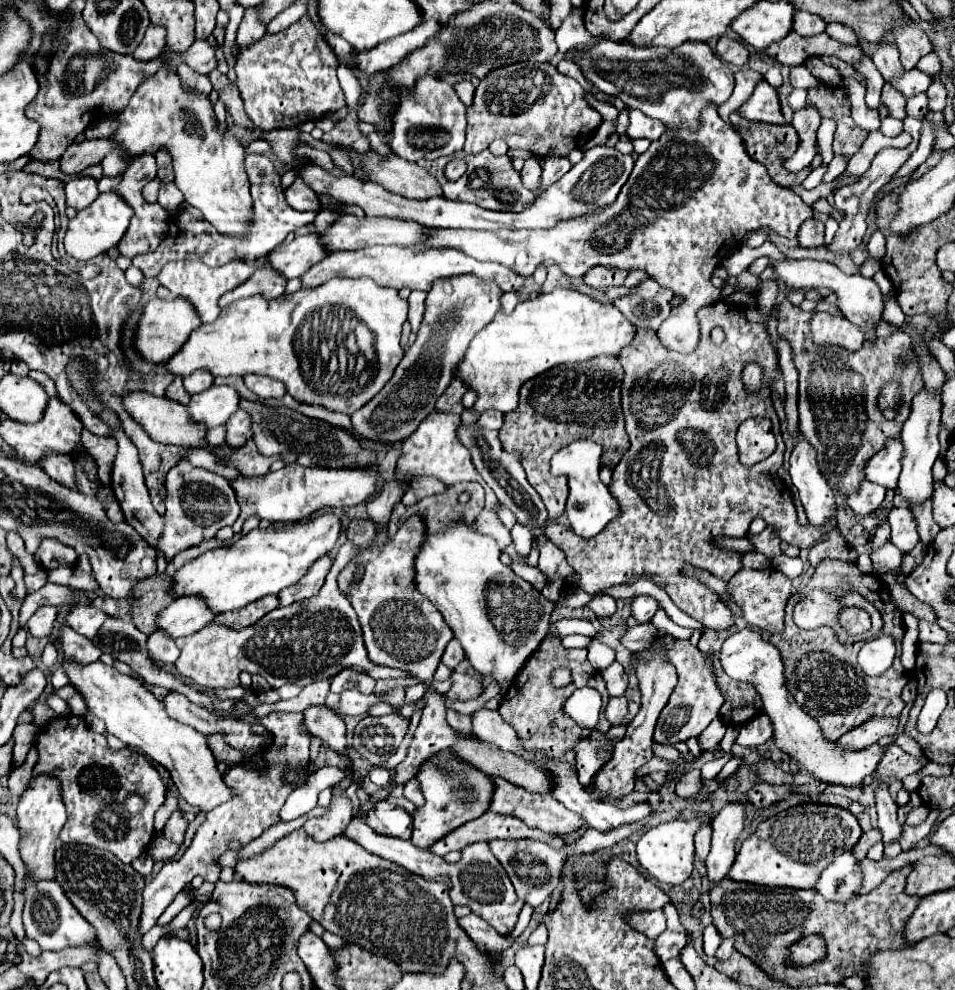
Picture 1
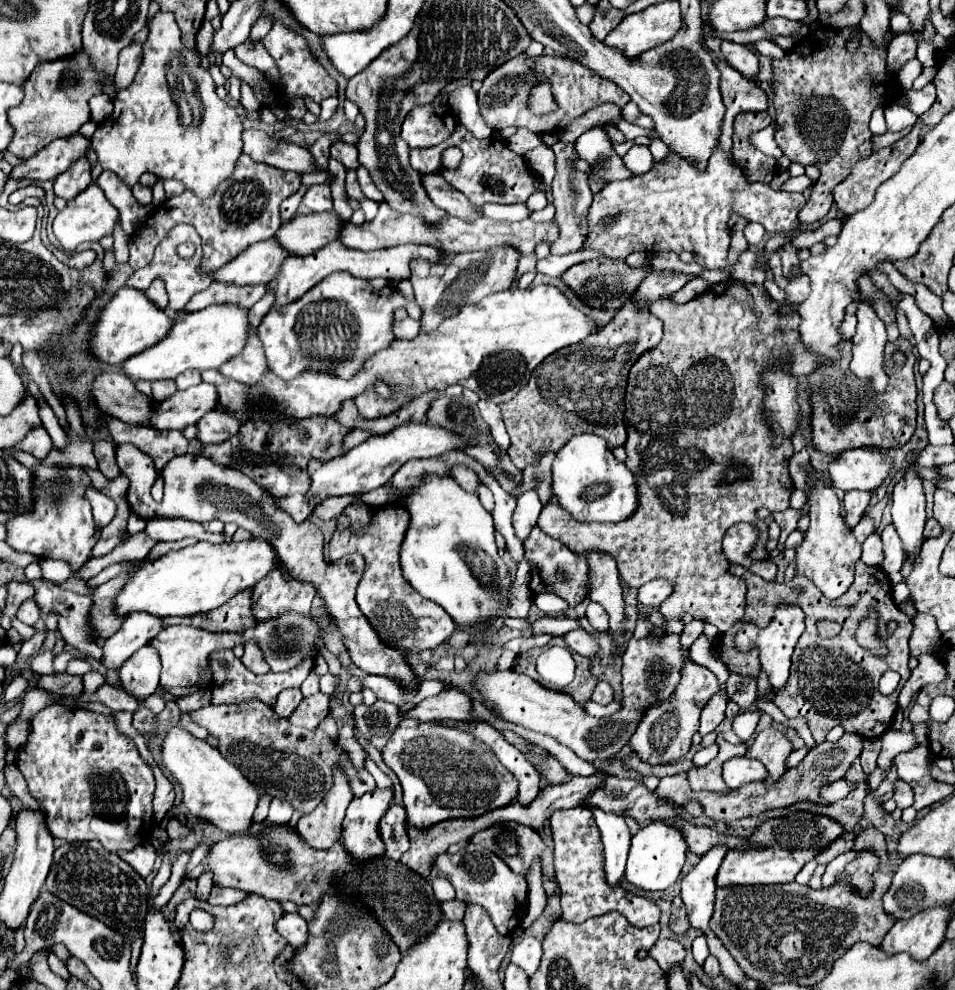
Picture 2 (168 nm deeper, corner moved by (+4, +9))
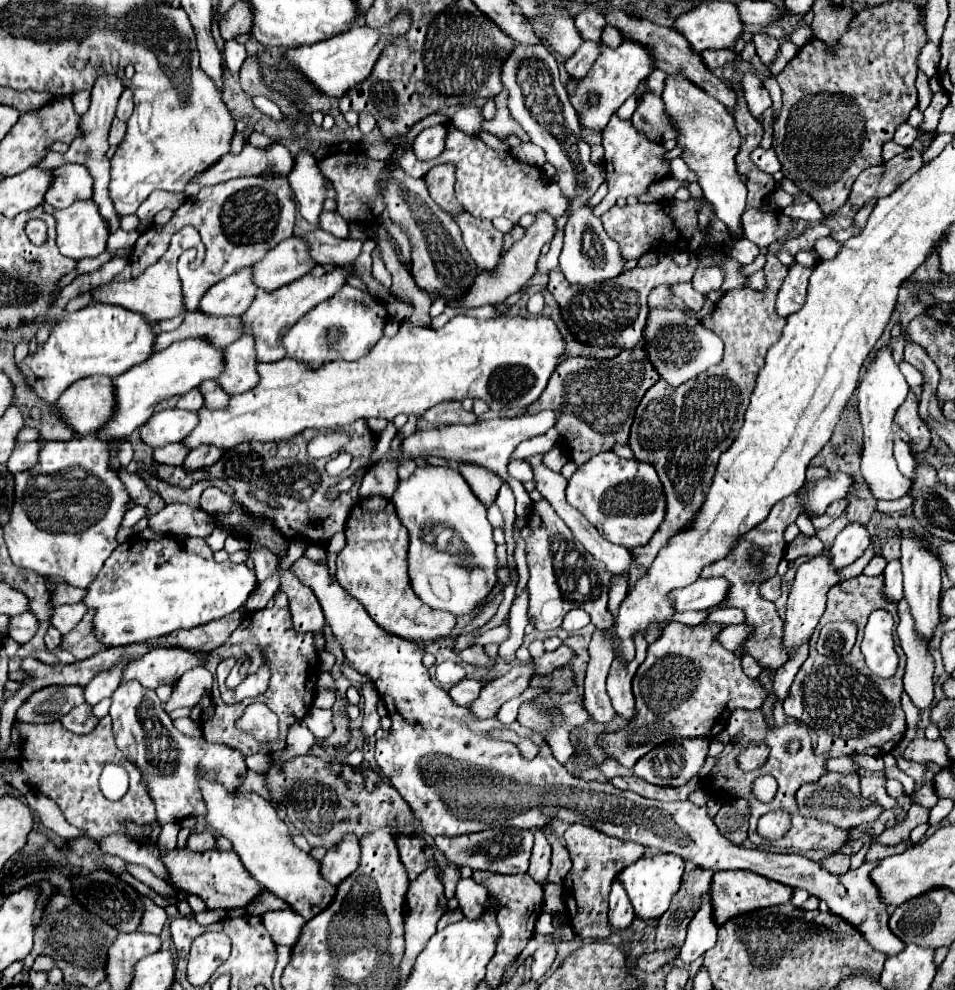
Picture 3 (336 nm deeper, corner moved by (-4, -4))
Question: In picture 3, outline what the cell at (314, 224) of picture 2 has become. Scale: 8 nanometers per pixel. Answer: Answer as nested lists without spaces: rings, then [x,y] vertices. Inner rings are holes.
[[[292,236],[268,252],[256,266],[252,266],[252,282],[266,292],[282,288],[308,274],[316,264],[308,258],[308,246]]]

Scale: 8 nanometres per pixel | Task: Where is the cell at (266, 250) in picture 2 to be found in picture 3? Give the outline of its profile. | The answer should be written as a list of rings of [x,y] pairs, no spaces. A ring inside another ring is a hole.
[[[240,270],[214,284],[200,300],[200,312],[208,316],[242,316],[252,304],[256,286],[252,286],[252,270]]]

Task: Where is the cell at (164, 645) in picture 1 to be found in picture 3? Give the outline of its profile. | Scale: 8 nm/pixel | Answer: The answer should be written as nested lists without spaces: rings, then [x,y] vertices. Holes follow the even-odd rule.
[[[124,682],[116,688],[112,694],[110,718],[114,742],[124,758],[140,768],[148,796],[154,800],[156,820],[160,824],[206,814],[206,804],[196,782],[198,772],[224,784],[228,792],[236,792],[246,776],[248,768],[240,750],[210,744],[204,738],[192,738],[176,730],[170,716],[162,708],[162,700],[154,690],[140,686],[140,682]]]

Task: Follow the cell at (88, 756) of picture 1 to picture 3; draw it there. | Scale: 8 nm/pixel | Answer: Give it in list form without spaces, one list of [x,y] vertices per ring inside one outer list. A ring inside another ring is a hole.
[[[106,716],[98,722],[98,726],[90,734],[74,734],[66,730],[58,720],[48,724],[14,724],[22,744],[20,744],[20,768],[28,774],[28,782],[34,790],[52,798],[68,824],[82,828],[88,832],[92,840],[100,840],[112,832],[124,832],[118,824],[120,818],[128,818],[136,824],[156,822],[152,800],[140,782],[140,770],[132,766],[132,762],[124,762],[120,750],[112,742],[112,720]],[[114,762],[126,768],[130,774],[130,788],[124,798],[112,802],[104,798],[98,786],[98,776],[104,764]]]

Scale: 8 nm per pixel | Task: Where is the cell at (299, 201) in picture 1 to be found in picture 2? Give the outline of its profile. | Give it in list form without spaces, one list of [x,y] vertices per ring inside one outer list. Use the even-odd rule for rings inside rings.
[[[320,183],[320,185],[310,185],[302,197],[302,207],[310,211],[328,211],[332,209],[332,199],[330,199],[330,183]]]

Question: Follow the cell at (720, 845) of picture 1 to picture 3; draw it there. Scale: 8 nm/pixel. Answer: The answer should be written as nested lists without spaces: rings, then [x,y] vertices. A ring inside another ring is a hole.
[[[706,894],[704,906],[696,912],[692,922],[688,924],[688,936],[680,950],[680,960],[684,964],[698,960],[706,950],[710,950],[716,944],[716,934],[718,934],[718,926],[716,922],[712,922],[712,906]]]

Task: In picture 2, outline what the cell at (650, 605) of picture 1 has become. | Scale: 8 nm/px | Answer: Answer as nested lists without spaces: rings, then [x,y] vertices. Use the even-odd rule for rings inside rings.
[[[650,581],[638,589],[638,603],[644,607],[658,607],[660,601],[664,601],[672,593],[672,585],[668,581]]]

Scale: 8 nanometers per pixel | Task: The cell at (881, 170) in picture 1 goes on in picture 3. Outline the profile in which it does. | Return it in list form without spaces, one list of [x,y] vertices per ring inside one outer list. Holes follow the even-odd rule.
[[[906,148],[904,154],[898,154],[880,166],[864,170],[864,174],[860,174],[860,178],[852,186],[852,194],[848,200],[858,210],[868,202],[868,198],[884,198],[892,194],[902,182],[906,182],[920,168],[922,168],[922,152]]]

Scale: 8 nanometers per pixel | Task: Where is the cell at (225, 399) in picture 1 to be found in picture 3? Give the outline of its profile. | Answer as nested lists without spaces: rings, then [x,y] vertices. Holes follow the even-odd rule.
[[[162,410],[156,412],[142,428],[140,440],[150,448],[160,448],[172,442],[182,442],[196,426],[196,412],[188,410]]]

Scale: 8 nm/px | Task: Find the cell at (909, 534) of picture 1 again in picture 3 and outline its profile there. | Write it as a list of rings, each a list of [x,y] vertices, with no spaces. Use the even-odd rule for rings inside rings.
[[[898,560],[888,562],[884,570],[884,600],[894,604],[902,600],[902,570]]]

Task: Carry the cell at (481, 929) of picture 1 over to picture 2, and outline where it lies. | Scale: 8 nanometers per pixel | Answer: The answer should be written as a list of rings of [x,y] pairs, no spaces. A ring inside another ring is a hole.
[[[452,899],[452,901],[440,903],[440,905],[442,905],[442,913],[444,913],[444,919],[450,919],[450,921],[462,921],[462,919],[464,919],[466,903]]]

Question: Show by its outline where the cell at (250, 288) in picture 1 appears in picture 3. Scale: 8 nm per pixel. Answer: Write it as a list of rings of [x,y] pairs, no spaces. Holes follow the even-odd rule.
[[[198,310],[184,316],[184,322],[174,332],[160,332],[154,340],[154,352],[168,348],[172,342],[186,338],[208,340],[214,348],[226,346],[240,338],[240,320],[238,318],[208,318]]]

